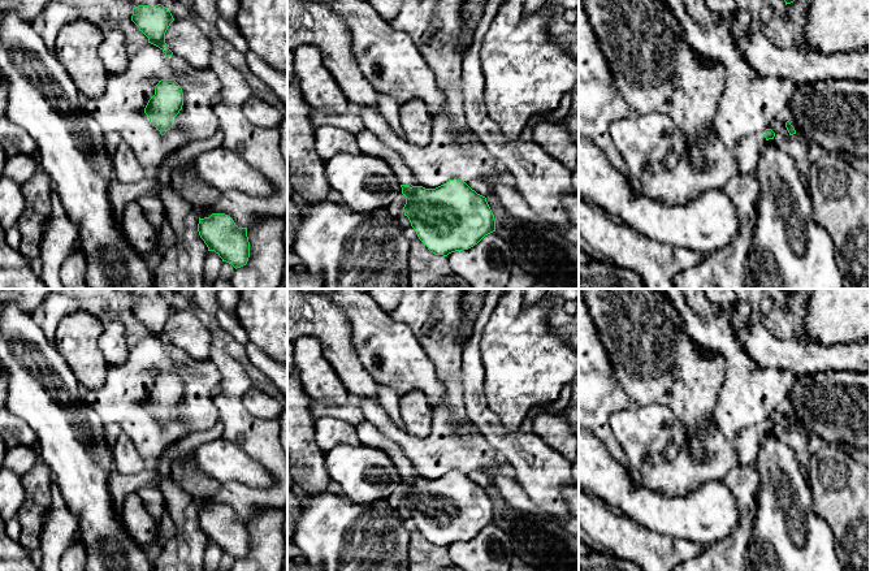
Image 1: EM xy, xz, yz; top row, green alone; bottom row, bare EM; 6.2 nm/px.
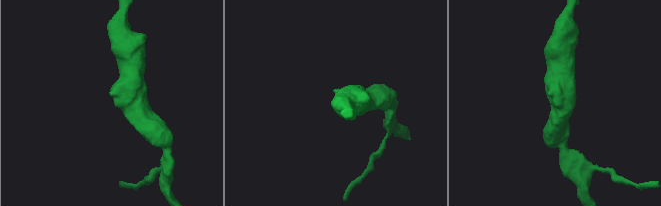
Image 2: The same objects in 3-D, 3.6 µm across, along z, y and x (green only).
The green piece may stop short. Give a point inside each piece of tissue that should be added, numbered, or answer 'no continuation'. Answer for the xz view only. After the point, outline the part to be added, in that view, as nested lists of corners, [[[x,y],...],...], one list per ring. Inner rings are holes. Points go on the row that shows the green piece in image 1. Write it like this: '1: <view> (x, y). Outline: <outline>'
1: xz (368, 143). Outline: [[[364,129],[355,137],[362,153],[385,160],[391,166],[401,185],[411,183],[412,177],[410,169],[399,159],[398,153],[389,146],[385,146],[375,133]]]

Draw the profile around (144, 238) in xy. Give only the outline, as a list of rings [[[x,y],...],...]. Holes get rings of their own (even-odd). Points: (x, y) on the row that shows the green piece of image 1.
[[[131,202],[124,208],[120,216],[120,226],[125,239],[139,255],[146,256],[159,251],[160,230],[148,222],[138,202]]]

